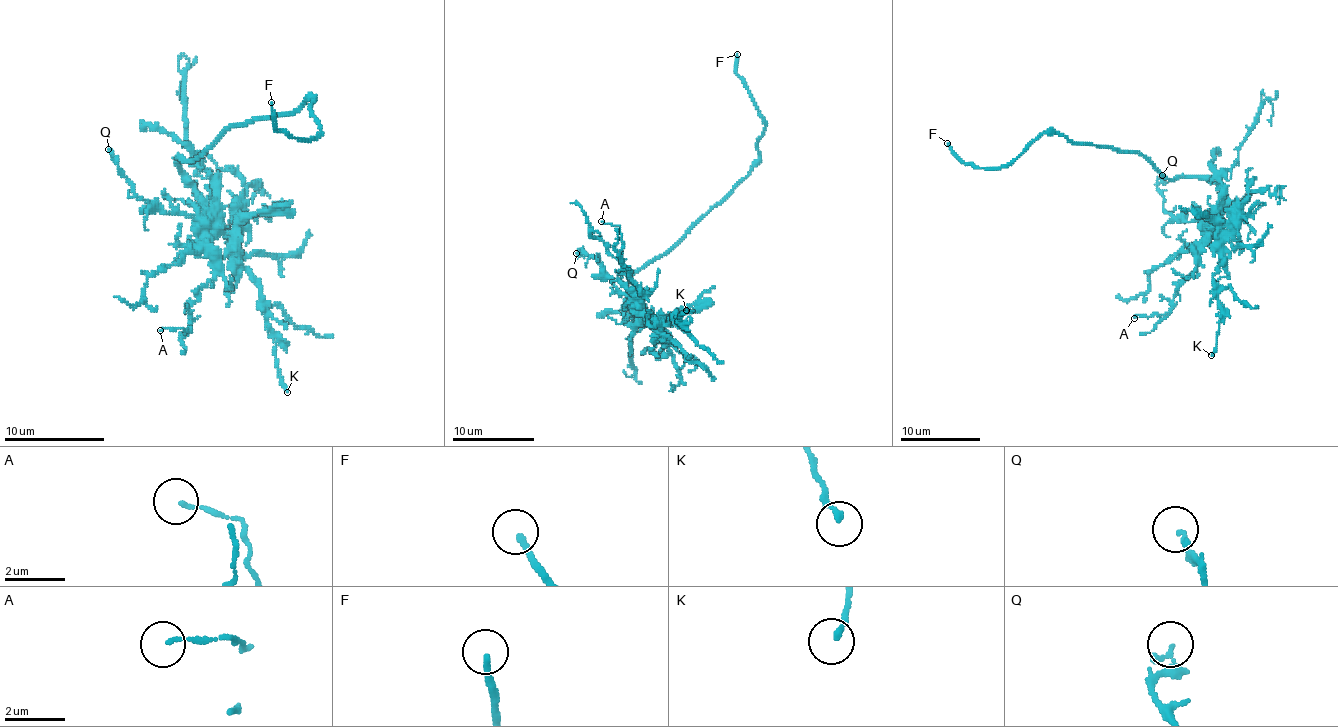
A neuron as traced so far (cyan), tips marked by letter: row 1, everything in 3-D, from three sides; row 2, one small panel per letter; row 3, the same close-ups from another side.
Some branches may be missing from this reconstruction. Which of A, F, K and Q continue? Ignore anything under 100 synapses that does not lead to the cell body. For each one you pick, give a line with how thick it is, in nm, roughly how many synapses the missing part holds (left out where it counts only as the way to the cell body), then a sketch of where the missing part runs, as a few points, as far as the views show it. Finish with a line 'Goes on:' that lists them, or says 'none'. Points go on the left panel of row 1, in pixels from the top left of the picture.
F: calibre 190 nm
Goes on: F

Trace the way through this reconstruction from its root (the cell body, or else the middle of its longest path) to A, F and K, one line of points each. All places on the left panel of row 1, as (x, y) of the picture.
A: (202, 151), (193, 159), (178, 158), (204, 206), (213, 280), (189, 308), (187, 330), (191, 329), (160, 330)
F: (202, 151), (231, 127), (294, 114), (304, 100), (313, 100), (320, 132), (288, 137), (277, 129), (271, 102)
K: (202, 151), (178, 158), (181, 171), (259, 289), (287, 392)

